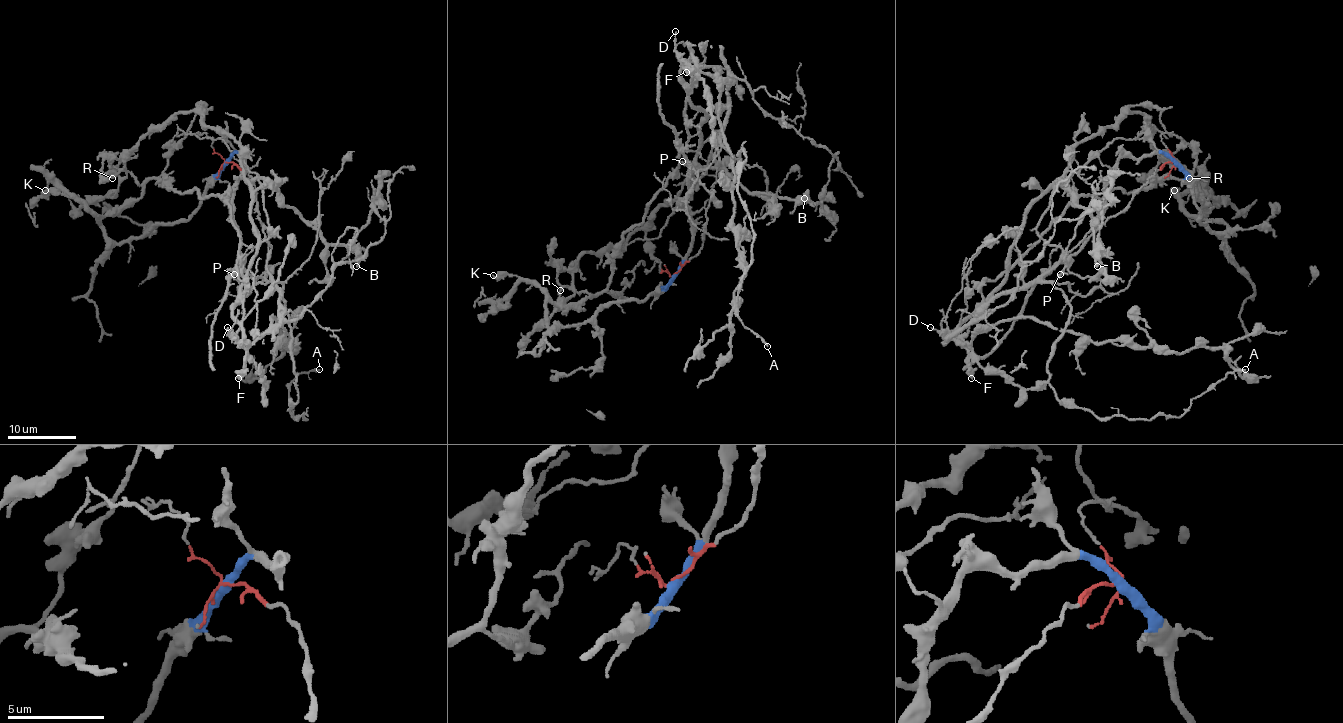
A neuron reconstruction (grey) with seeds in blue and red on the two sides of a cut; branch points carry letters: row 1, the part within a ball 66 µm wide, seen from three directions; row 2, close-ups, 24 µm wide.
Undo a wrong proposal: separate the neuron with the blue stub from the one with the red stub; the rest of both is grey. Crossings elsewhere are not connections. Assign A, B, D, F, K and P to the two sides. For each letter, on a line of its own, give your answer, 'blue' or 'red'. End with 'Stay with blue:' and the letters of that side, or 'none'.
A: red
B: red
D: blue
F: blue
K: blue
P: blue
Stay with blue: D, F, K, P

